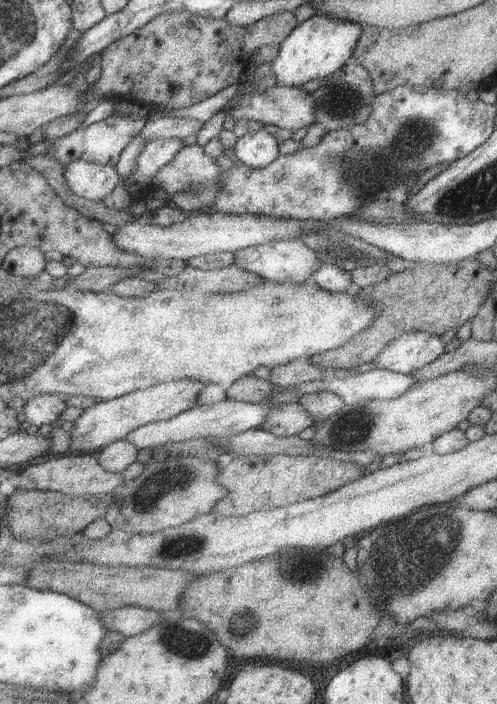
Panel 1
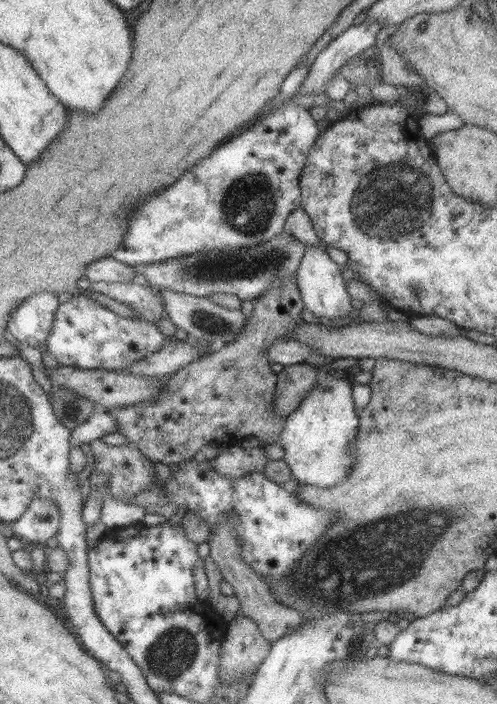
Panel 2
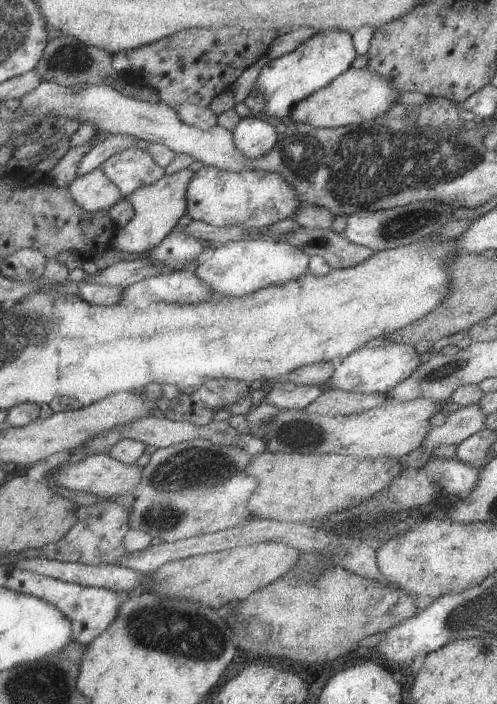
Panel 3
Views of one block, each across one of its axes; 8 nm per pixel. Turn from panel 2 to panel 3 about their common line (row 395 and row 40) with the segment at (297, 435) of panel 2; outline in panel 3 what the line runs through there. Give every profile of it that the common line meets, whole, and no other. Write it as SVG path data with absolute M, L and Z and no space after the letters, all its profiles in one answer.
M331 29L316 31L315 34L309 36L307 40L301 42L295 50L283 56L268 60L261 68L254 83L259 89L259 92L263 94L263 102L265 102L263 113L271 116L271 118L289 117L291 108L293 108L299 100L303 100L306 96L309 96L311 92L317 92L317 90L323 88L323 86L327 86L334 77L351 66L351 61L356 56L357 53L355 52L350 33L343 30Z

